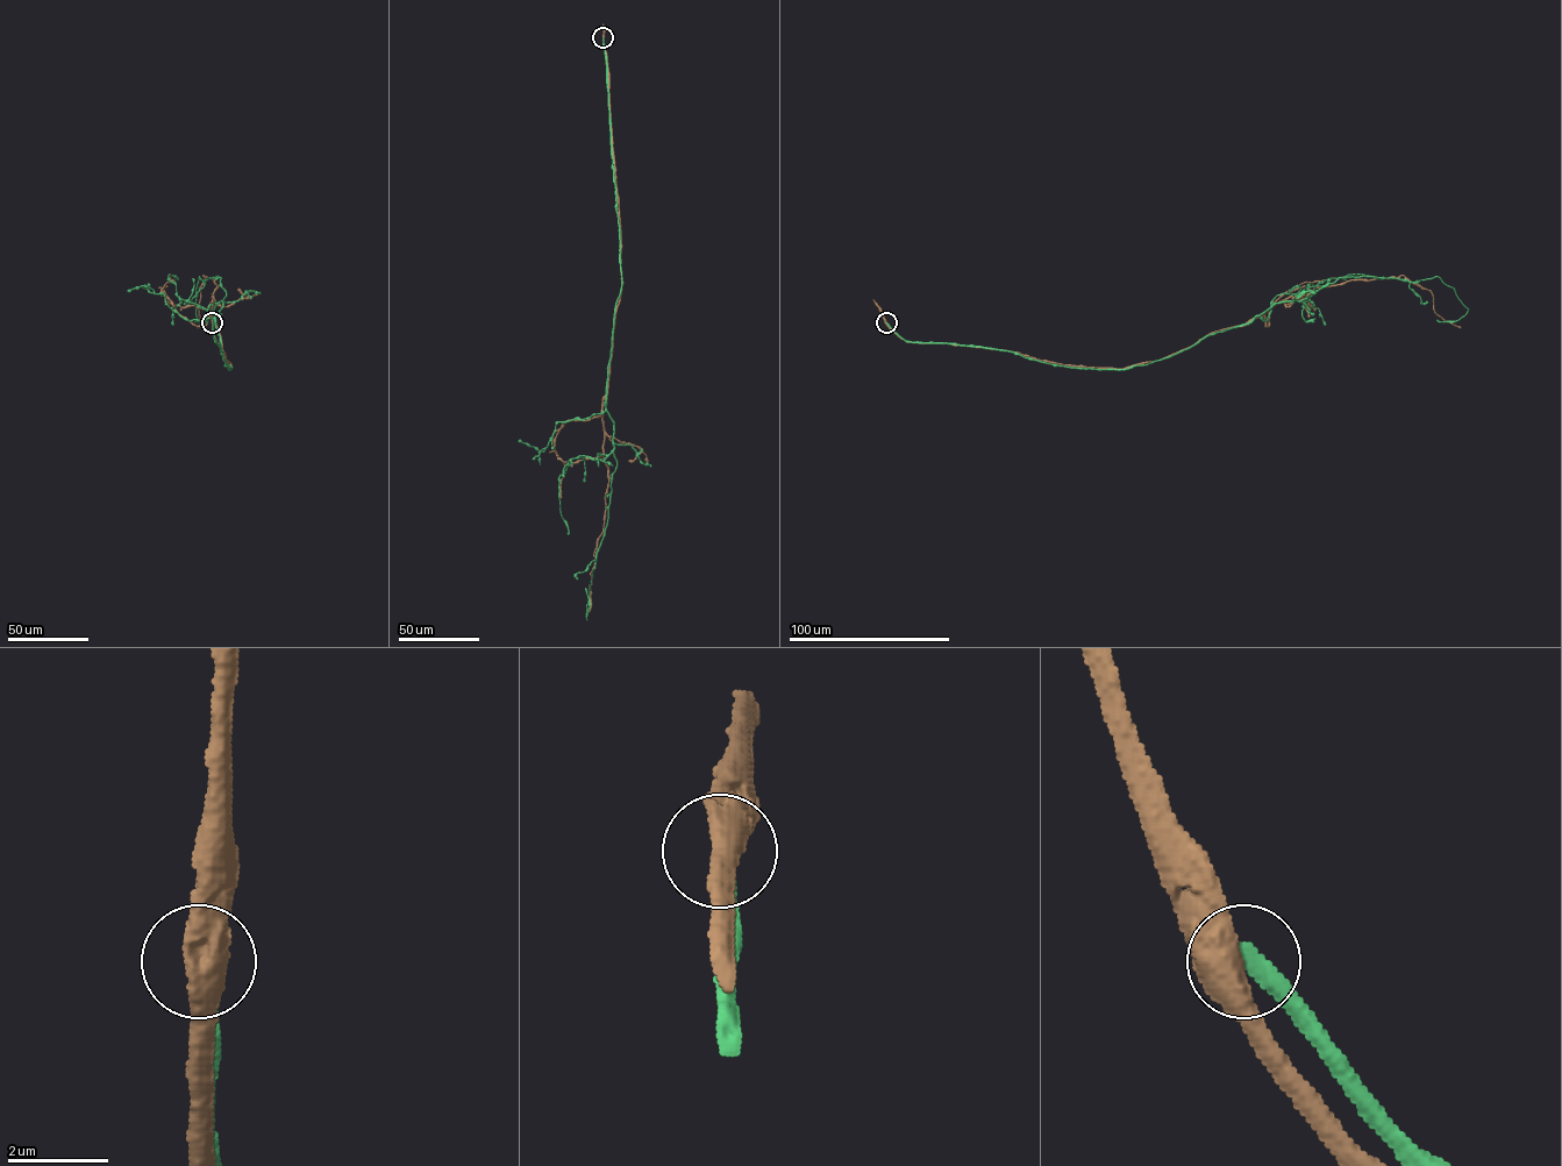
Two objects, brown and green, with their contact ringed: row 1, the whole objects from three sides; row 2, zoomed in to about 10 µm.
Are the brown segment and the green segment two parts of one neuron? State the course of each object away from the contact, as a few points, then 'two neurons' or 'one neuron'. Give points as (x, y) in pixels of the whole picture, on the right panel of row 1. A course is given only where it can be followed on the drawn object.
brown via (886, 322), (907, 341), (1128, 368), (1242, 326), (1317, 288), (1404, 275), (1431, 291), (1436, 314), (1460, 327) | green via (886, 322), (912, 341), (1121, 369), (1248, 324), (1340, 277), (1439, 276), (1468, 311), (1436, 320) | two neurons

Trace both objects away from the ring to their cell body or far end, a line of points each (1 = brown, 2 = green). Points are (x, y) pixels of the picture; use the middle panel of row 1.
1: (603, 37), (620, 226), (621, 291), (603, 403), (603, 456), (608, 477), (605, 520), (593, 553), (587, 611)
2: (603, 37), (621, 279), (605, 406), (613, 422), (617, 467), (586, 619), (585, 588)

